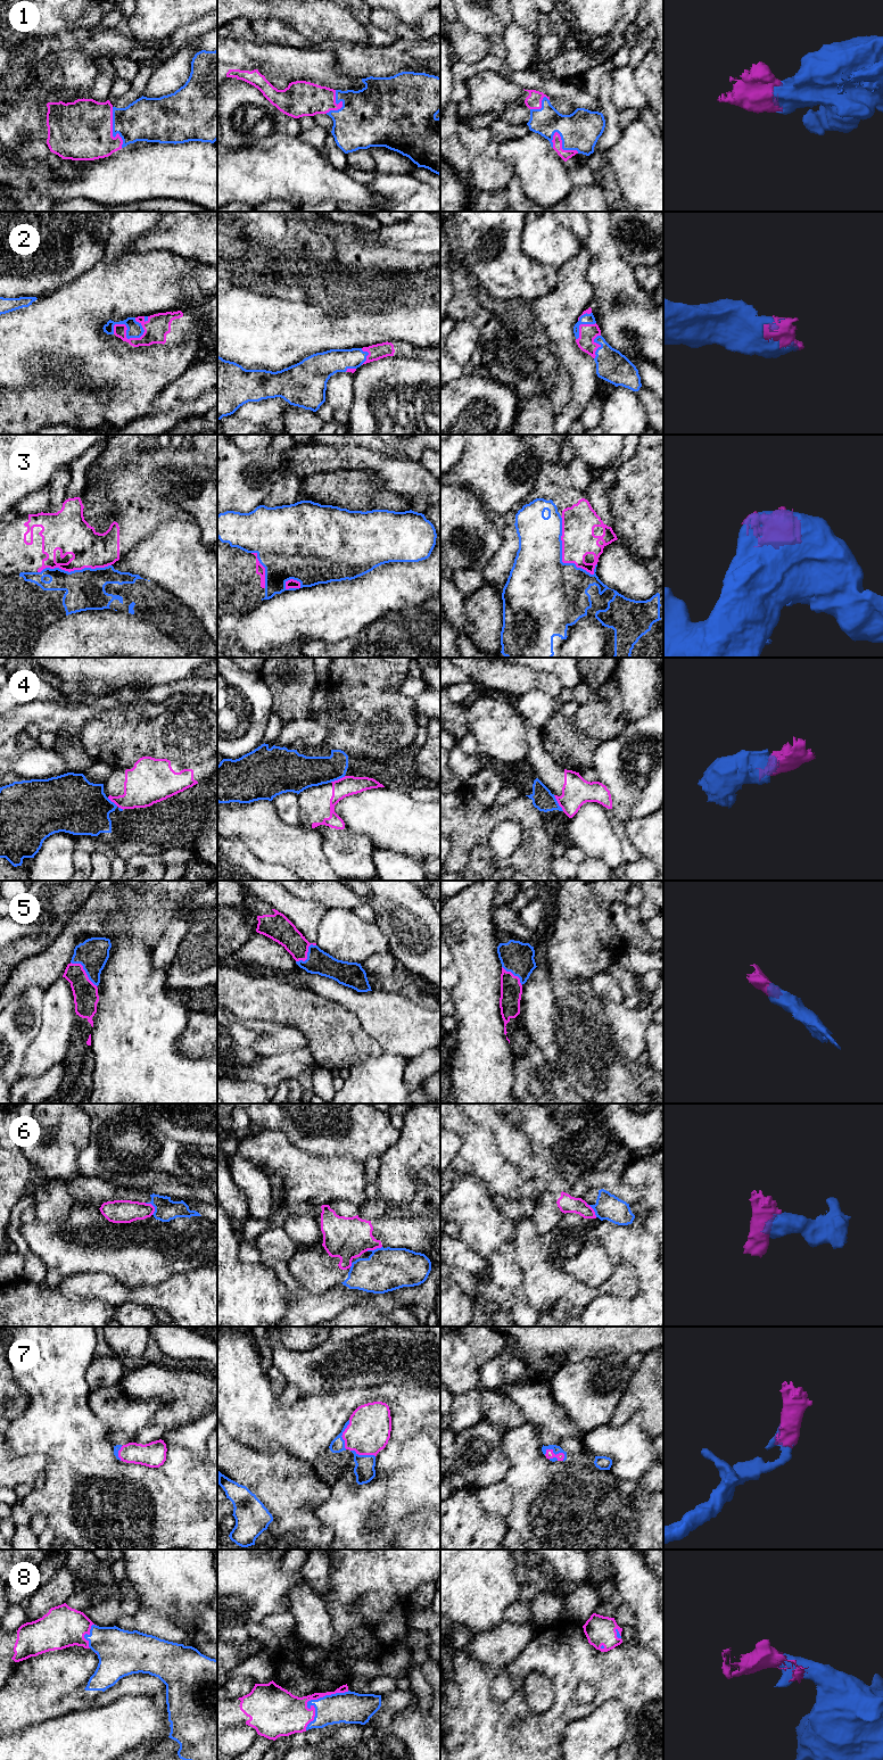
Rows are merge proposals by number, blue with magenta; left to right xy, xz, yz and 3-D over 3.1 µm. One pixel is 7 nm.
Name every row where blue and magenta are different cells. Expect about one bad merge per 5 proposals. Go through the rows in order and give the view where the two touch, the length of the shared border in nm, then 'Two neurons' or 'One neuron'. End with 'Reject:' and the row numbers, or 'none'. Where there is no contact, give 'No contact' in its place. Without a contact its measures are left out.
1: Touches blue in yz. Shared border 240 nm. One neuron
2: Touches blue in xy. Shared border 240 nm. One neuron
3: Touches blue in yz. Shared border 480 nm. Two neurons
4: Touches blue in yz. Shared border 130 nm. Two neurons
5: Touches blue in xy. Shared border 260 nm. One neuron
6: Touches blue in xy. Shared border 110 nm. Two neurons
7: Touches blue in yz. Shared border 160 nm. One neuron
8: Touches blue in xz. Shared border 420 nm. One neuron
Reject: 3, 4, 6

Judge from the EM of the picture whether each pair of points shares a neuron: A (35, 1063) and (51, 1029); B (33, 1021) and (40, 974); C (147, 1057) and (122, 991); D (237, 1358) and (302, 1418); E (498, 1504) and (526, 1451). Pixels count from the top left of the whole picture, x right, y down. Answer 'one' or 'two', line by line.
A: one
B: two
C: one
D: one
E: two

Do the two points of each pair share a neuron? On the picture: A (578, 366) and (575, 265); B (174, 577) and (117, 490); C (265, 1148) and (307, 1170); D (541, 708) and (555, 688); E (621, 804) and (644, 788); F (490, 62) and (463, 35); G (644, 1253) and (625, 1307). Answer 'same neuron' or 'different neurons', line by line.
A: same neuron
B: different neurons
C: same neuron
D: different neurons
E: same neuron
F: different neurons
G: same neuron

